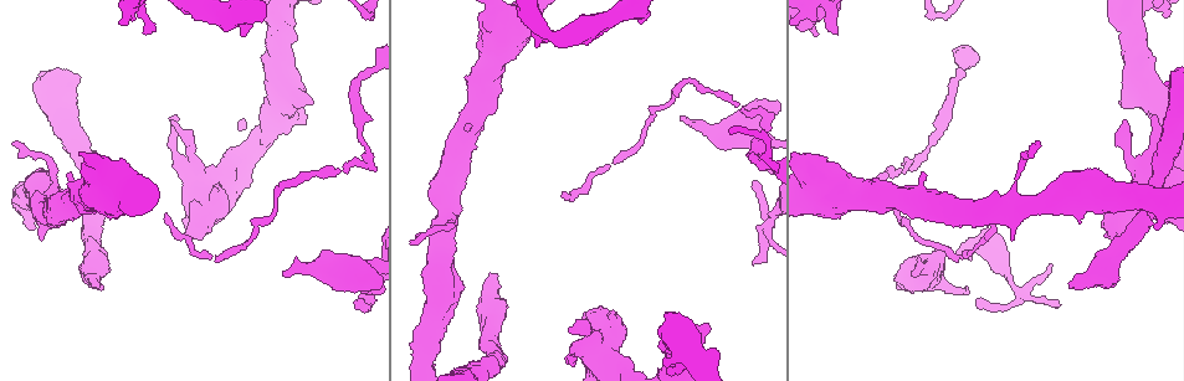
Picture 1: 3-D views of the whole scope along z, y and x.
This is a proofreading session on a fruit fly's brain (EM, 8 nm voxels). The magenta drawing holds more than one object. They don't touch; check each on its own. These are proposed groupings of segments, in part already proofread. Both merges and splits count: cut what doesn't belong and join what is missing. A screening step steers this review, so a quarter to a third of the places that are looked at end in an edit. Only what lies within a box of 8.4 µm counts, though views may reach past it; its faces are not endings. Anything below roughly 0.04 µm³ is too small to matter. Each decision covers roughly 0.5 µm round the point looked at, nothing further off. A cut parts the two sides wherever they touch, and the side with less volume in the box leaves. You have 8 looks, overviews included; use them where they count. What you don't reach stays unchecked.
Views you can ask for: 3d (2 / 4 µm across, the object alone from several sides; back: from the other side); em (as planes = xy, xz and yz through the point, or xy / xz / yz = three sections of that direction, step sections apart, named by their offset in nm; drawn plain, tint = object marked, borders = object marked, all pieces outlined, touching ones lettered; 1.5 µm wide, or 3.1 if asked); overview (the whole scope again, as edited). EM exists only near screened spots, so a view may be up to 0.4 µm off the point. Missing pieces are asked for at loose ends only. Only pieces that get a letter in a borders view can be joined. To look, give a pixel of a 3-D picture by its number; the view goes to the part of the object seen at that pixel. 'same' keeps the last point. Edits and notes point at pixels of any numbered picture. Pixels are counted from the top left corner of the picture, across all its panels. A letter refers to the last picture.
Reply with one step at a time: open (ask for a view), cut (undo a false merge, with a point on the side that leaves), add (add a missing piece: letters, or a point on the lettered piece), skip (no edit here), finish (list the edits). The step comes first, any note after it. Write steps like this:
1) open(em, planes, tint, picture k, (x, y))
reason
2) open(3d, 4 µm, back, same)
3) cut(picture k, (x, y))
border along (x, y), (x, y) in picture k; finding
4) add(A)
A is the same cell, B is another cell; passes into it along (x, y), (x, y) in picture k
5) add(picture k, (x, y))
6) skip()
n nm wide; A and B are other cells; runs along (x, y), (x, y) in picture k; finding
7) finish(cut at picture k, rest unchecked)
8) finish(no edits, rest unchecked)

open(3d, 2 µm, picture 1, (355, 307))
tapers out

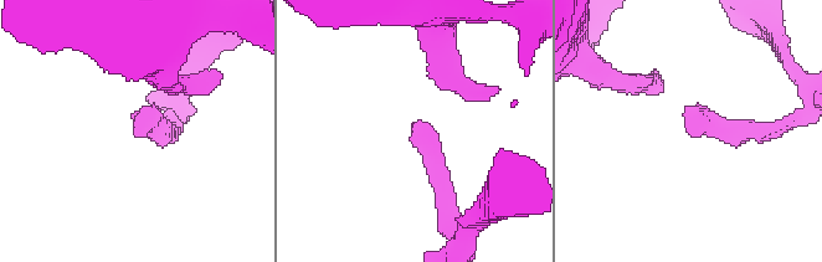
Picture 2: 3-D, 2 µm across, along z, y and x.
open(em, planes, borders, picture 2, (411, 133))
need the tissue

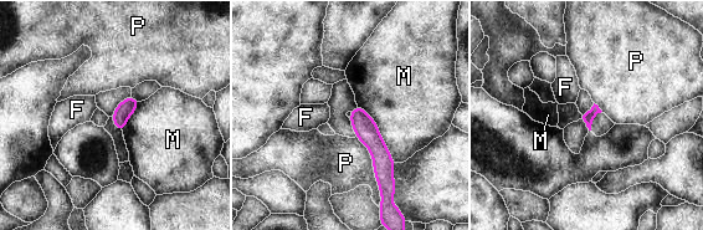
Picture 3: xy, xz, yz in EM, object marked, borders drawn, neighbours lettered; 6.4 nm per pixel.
skip()
F, M and P are other cells; runs along (357, 111), (379, 151), (389, 183) in picture 3; no lettered piece goes on from it

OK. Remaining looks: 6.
open(em, planes, tint, picture 1, (682, 115))
stops while still wide

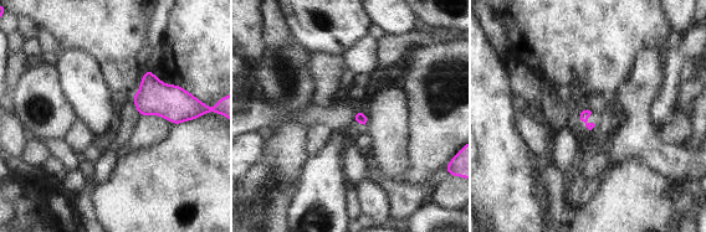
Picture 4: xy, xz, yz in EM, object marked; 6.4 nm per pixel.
open(em, planes, borders, same)
see the neighbours

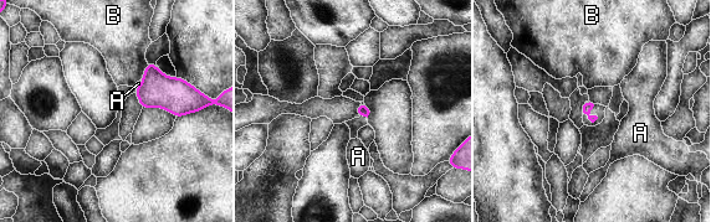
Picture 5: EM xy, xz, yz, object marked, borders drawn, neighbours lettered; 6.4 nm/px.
skip()
B touches over 130 nm; A and B are other cells; none of them fits

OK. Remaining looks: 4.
open(3d, 4 µm, picture 1, (100, 289))
branch stops here

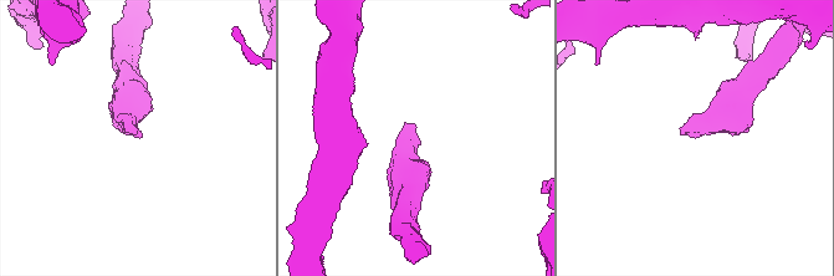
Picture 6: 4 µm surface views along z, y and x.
open(em, planes, tint, picture 6, (414, 128))

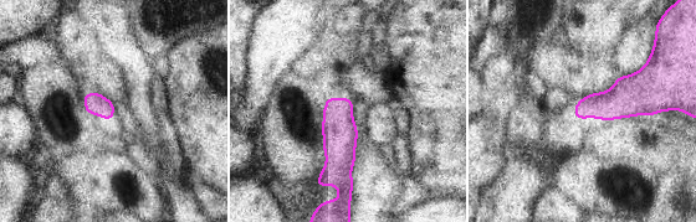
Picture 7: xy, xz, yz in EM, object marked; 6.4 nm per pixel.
open(em, planes, borders, same)

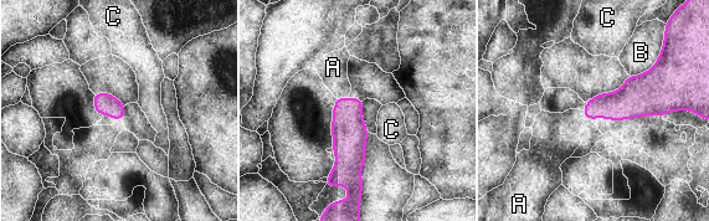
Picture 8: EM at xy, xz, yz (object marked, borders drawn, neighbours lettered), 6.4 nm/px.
add(A)
A is the same cell, B and C are other cells; passes into it along (349, 132), (342, 98), (333, 67) in picture 8; the cell continues

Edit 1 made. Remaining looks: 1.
finish(add at picture 8, rest unchecked)

